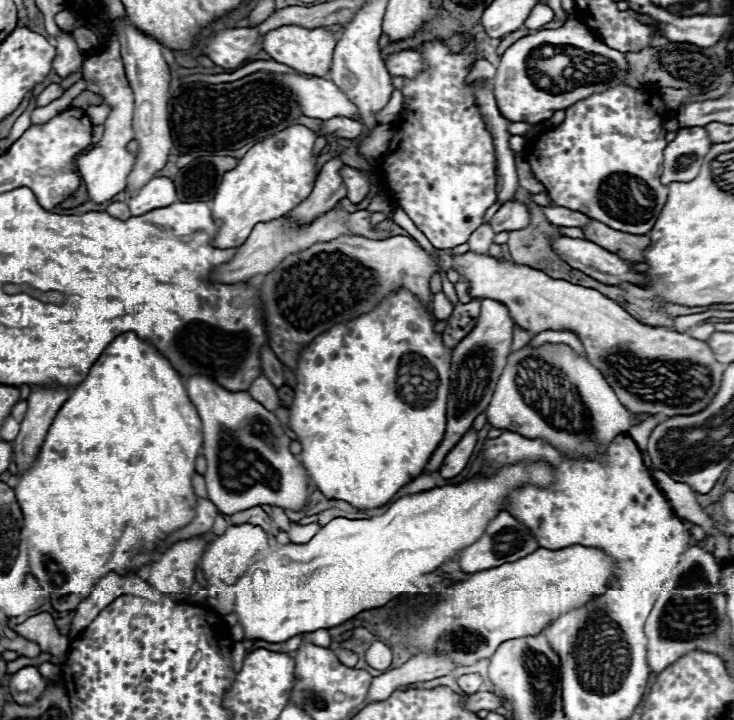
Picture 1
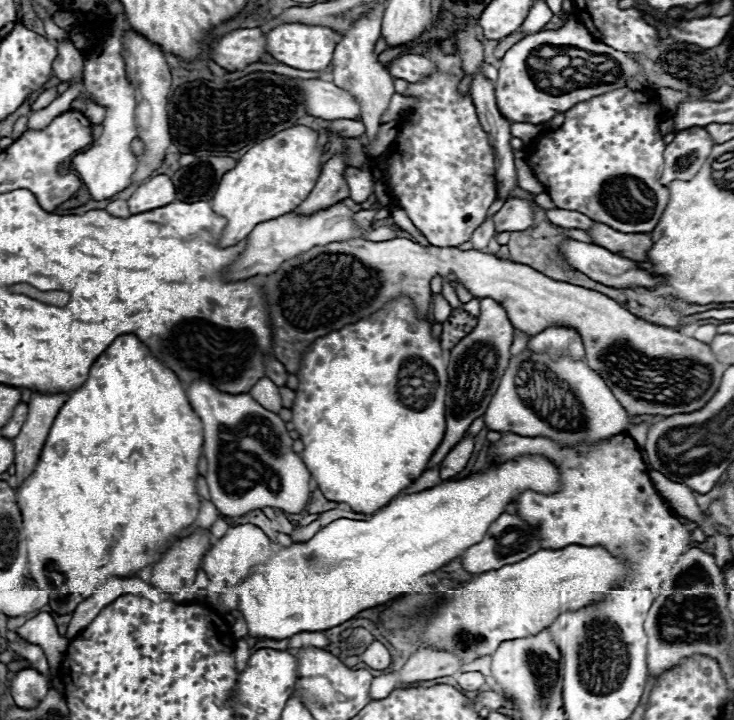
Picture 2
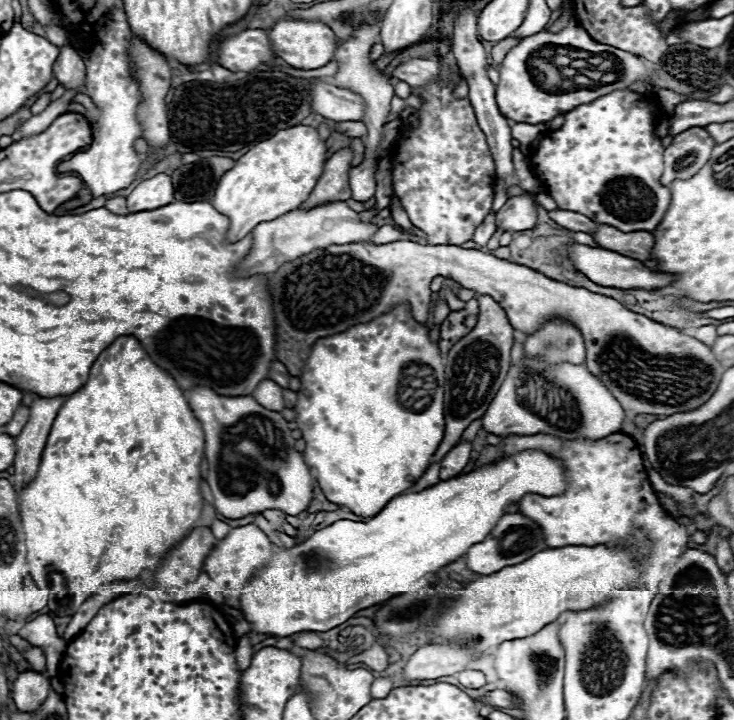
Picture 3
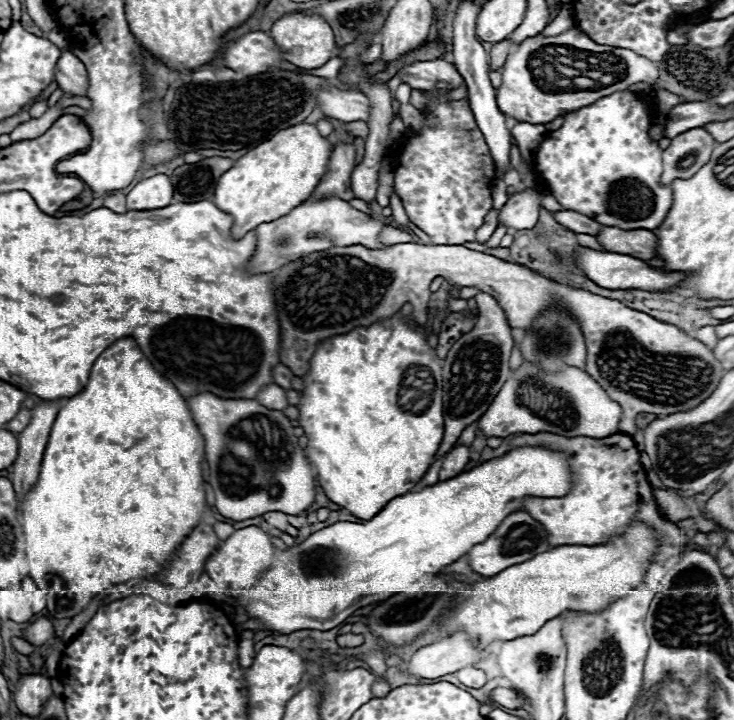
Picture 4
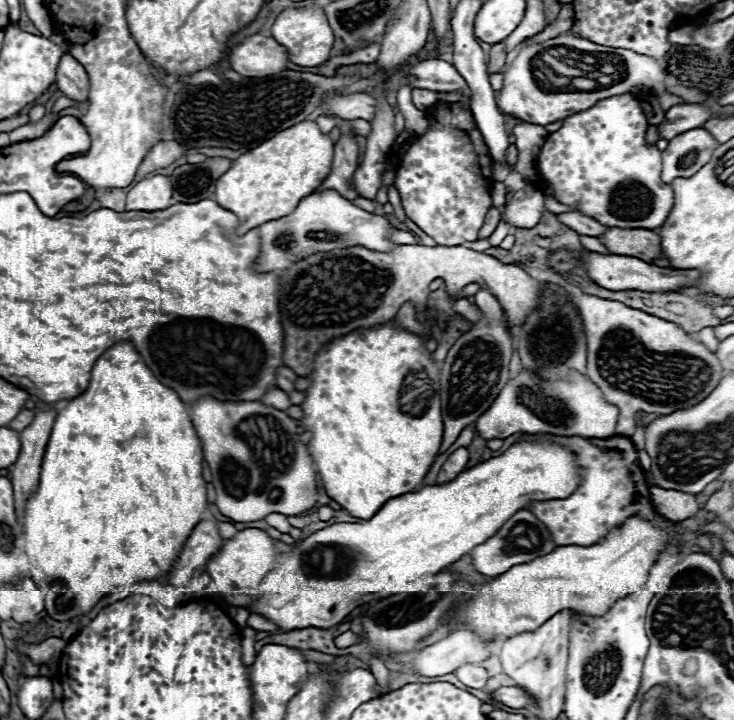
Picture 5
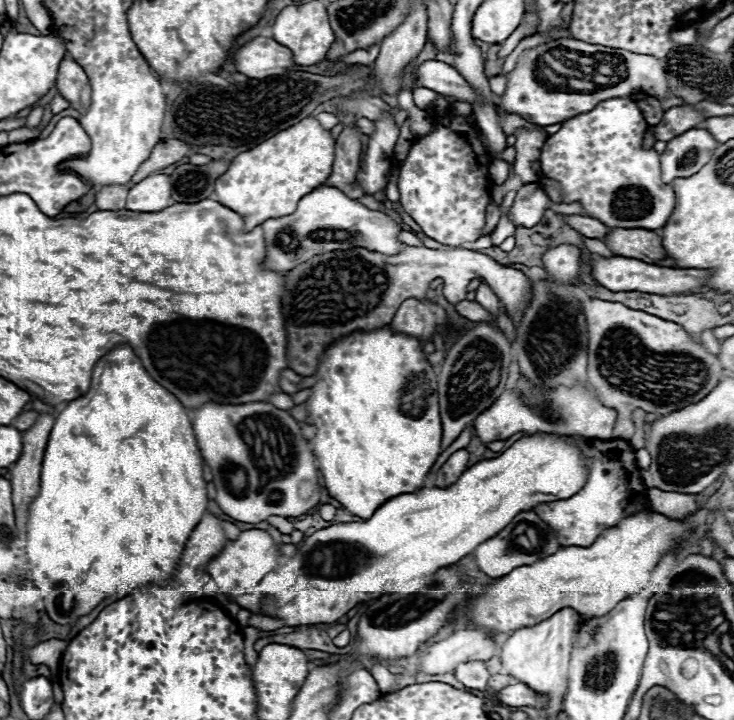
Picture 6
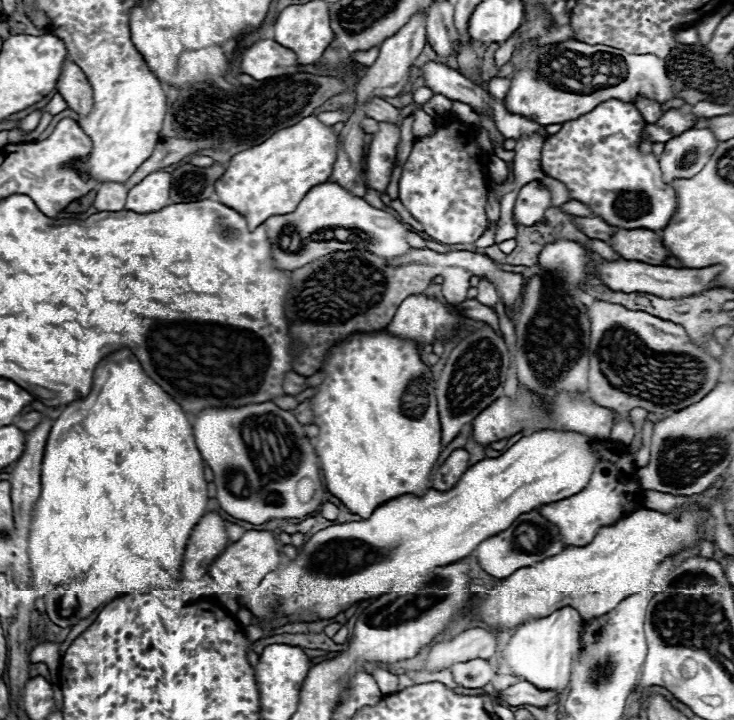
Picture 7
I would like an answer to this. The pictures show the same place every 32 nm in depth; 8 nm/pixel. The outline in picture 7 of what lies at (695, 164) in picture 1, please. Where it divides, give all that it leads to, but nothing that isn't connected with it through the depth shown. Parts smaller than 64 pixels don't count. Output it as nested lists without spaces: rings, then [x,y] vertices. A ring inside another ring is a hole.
[[[690,128],[666,142],[660,156],[660,168],[666,184],[676,178],[690,178],[698,174],[710,160],[718,140],[708,128]]]

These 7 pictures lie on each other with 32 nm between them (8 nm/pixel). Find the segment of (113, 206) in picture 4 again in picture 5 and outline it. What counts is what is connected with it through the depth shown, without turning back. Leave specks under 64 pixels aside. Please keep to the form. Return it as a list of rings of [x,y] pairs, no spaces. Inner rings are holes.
[[[110,188],[110,190],[104,190],[98,200],[100,200],[102,208],[110,208],[114,212],[124,212],[126,192],[122,188]]]

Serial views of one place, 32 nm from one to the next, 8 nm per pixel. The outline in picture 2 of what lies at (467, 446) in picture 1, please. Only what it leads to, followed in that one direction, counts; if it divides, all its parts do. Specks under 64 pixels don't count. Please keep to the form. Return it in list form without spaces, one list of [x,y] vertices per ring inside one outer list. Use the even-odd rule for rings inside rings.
[[[464,436],[444,458],[444,462],[440,464],[440,476],[442,480],[448,480],[456,474],[460,474],[466,466],[466,462],[470,460],[470,454],[474,450],[474,436]]]

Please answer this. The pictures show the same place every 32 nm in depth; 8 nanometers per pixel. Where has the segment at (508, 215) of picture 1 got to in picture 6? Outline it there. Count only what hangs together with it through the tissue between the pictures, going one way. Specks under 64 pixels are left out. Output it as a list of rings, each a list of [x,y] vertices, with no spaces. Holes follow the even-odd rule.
[[[530,182],[516,192],[508,218],[514,226],[532,228],[540,222],[546,208],[548,208],[548,194],[542,188],[538,188],[536,182]]]

